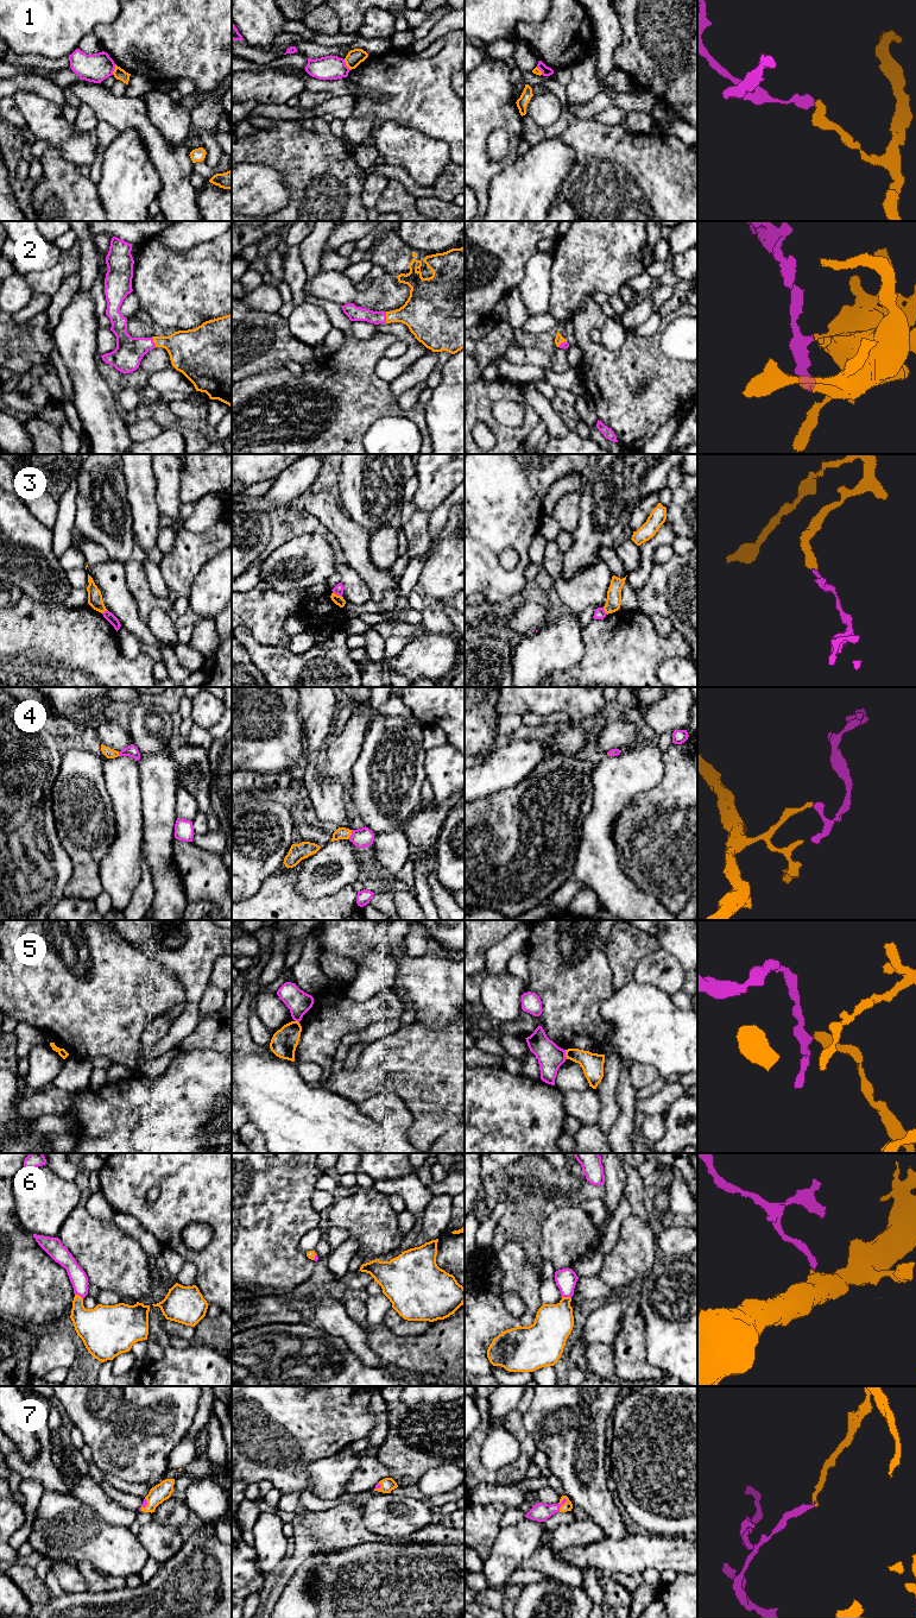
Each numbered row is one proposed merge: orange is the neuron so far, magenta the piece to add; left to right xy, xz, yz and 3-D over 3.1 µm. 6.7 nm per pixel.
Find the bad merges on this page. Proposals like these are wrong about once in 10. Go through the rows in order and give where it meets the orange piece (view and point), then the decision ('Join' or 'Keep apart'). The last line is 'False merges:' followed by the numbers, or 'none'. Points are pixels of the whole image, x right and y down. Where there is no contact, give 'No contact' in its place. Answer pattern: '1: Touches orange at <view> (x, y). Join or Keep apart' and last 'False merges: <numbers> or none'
1: Touches orange at xz (346, 64). Keep apart
2: Touches orange at xz (386, 318). Join
3: Touches orange at xz (336, 595). Keep apart
4: Touches orange at xz (351, 833). Join
5: Touches orange at yz (566, 1055). Keep apart
6: Touches orange at yz (567, 1297). Join
7: Touches orange at yz (561, 1505). Join
False merges: 1, 3, 5

